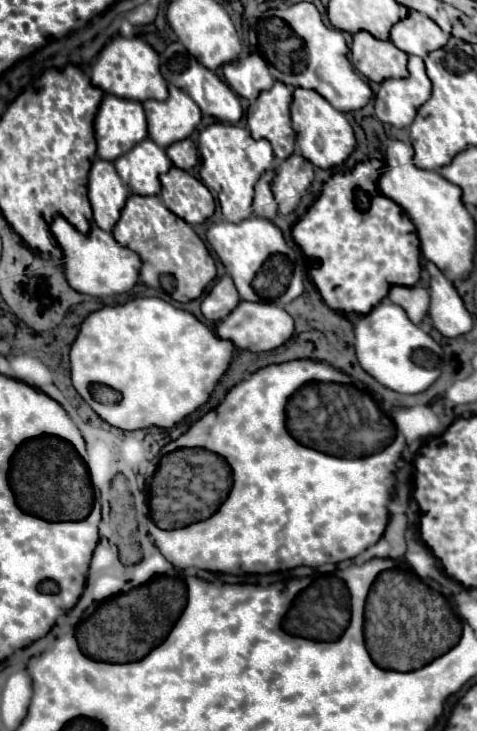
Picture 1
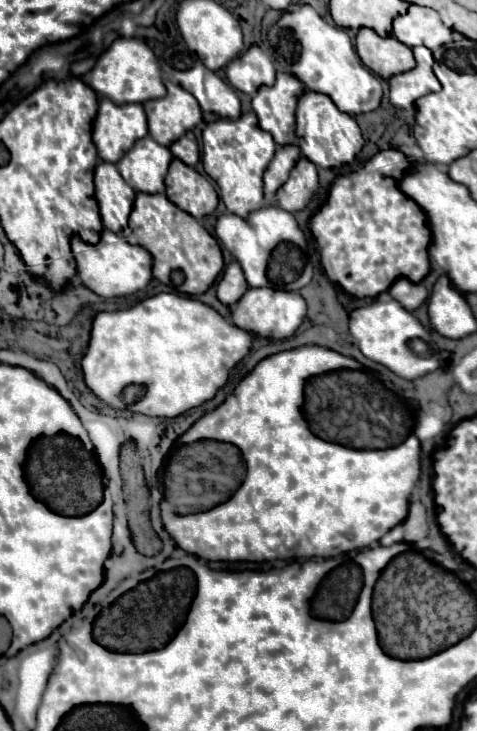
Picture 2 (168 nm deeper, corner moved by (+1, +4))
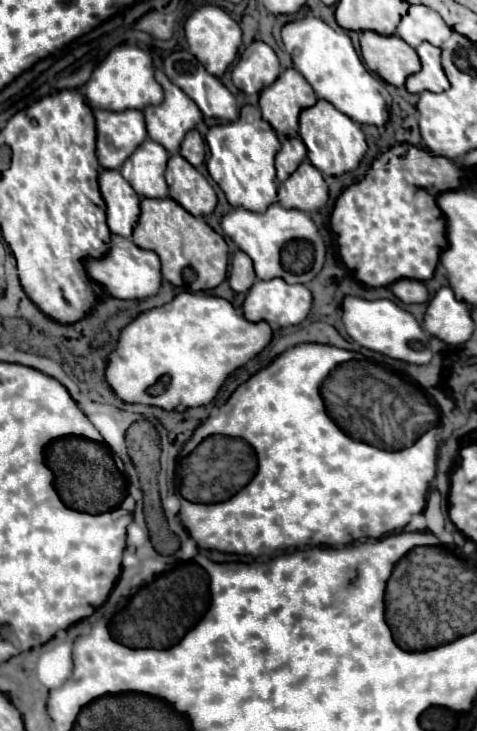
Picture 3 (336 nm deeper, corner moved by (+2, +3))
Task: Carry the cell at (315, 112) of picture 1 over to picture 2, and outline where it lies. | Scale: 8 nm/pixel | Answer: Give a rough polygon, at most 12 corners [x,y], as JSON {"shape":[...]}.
{"shape":[[327,95],[299,99],[297,139],[323,169],[351,163],[365,143]]}

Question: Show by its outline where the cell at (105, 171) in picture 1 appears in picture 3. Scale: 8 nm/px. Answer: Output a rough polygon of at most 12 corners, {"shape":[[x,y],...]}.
{"shape":[[100,170],[108,228],[128,238],[140,196],[118,170]]}

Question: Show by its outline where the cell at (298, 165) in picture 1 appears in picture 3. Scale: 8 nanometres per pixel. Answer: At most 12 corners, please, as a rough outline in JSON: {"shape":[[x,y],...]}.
{"shape":[[304,160],[278,186],[278,204],[316,212],[328,202],[320,170]]}

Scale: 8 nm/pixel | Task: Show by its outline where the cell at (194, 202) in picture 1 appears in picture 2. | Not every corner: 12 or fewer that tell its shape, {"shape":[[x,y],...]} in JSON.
{"shape":[[181,159],[171,161],[169,201],[195,219],[219,203],[213,185]]}

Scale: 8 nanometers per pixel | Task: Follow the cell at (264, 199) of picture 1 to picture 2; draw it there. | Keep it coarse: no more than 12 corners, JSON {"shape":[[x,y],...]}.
{"shape":[[295,145],[279,147],[265,171],[265,201],[273,203],[301,157]]}

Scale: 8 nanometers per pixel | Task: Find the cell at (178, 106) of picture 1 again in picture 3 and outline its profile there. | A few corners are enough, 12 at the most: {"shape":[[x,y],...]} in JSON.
{"shape":[[156,70],[164,100],[142,110],[154,142],[176,154],[202,120],[192,98]]}

